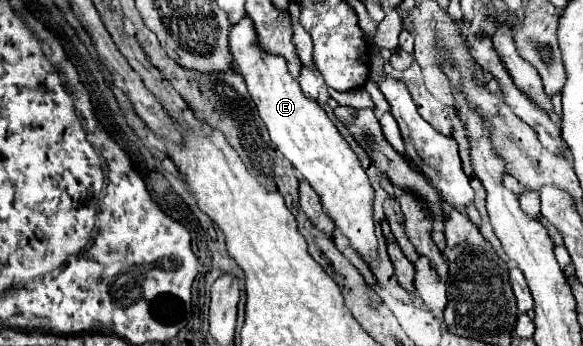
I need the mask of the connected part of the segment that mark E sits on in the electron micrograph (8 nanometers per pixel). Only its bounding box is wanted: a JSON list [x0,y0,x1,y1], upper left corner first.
[230,18,378,270]

